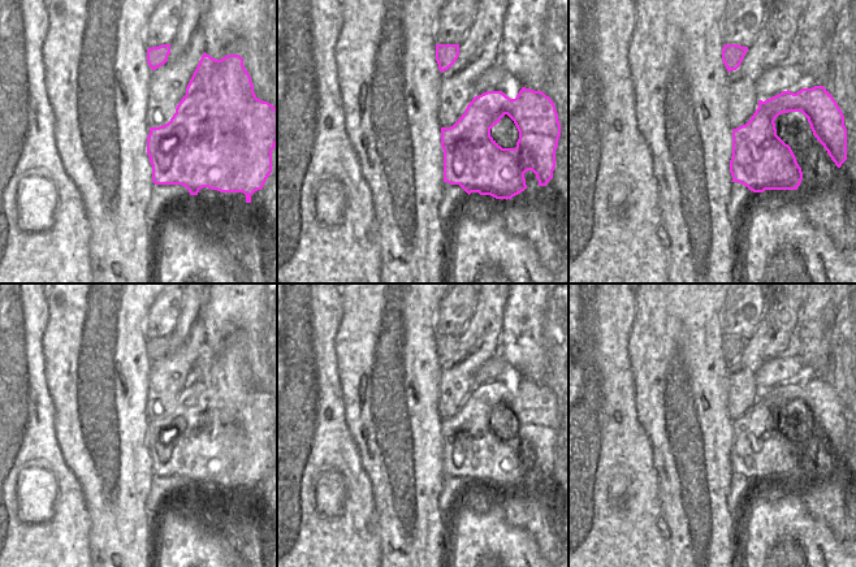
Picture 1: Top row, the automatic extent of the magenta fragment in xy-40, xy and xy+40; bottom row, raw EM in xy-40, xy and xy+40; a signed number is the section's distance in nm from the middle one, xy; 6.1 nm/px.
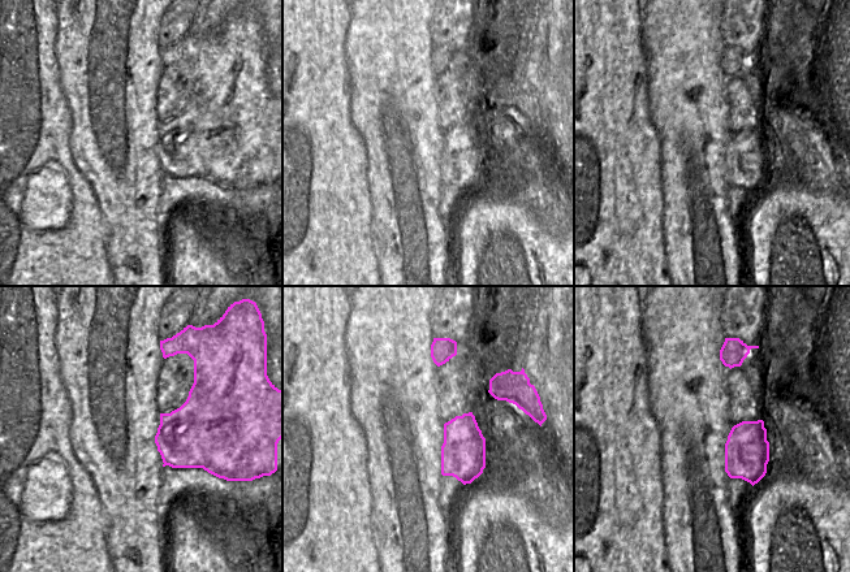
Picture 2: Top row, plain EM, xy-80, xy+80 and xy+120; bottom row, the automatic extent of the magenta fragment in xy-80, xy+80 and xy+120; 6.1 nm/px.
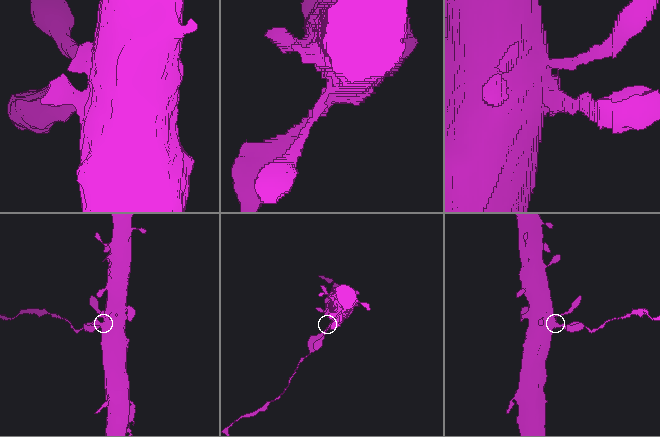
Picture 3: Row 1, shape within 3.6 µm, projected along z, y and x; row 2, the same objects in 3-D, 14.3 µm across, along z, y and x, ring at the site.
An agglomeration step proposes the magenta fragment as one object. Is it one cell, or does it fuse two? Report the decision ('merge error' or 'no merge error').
merge error

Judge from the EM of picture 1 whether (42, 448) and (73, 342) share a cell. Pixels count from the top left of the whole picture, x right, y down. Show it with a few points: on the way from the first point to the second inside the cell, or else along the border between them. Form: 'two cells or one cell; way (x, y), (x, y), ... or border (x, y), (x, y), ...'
two cells; border (46, 376), (55, 410), (56, 436)

